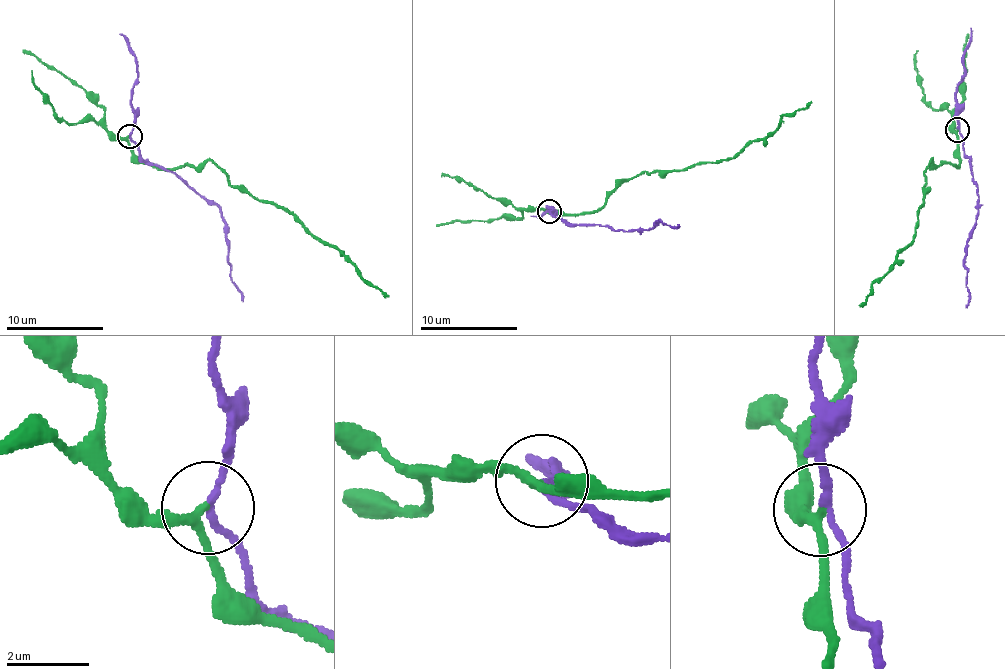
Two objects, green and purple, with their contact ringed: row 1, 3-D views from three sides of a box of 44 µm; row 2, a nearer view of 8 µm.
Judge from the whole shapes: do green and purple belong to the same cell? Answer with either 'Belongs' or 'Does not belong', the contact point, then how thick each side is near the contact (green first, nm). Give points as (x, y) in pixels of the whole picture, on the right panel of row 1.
Does not belong. Place: (957, 130). Thickness 170 nm (green) against 150 nm

